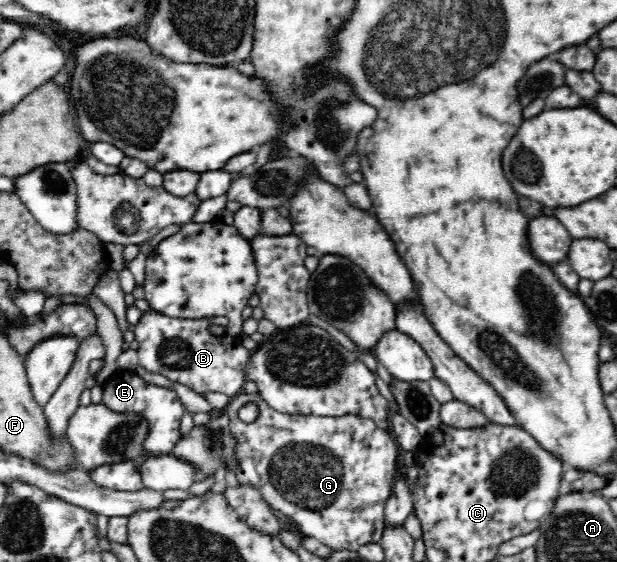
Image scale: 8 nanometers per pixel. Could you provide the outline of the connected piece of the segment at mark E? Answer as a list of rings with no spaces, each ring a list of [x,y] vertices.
[[[115,370],[106,378],[103,385],[103,403],[114,413],[137,413],[147,419],[147,434],[143,443],[145,452],[142,460],[166,455],[180,441],[180,419],[185,411],[181,399],[172,387],[160,387],[150,383],[137,373]]]

